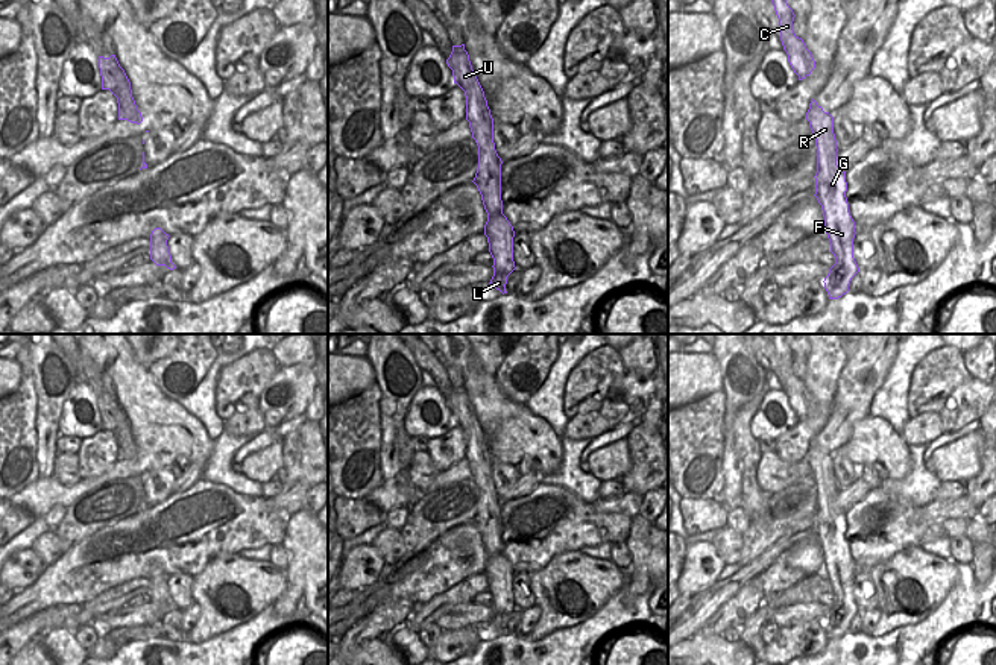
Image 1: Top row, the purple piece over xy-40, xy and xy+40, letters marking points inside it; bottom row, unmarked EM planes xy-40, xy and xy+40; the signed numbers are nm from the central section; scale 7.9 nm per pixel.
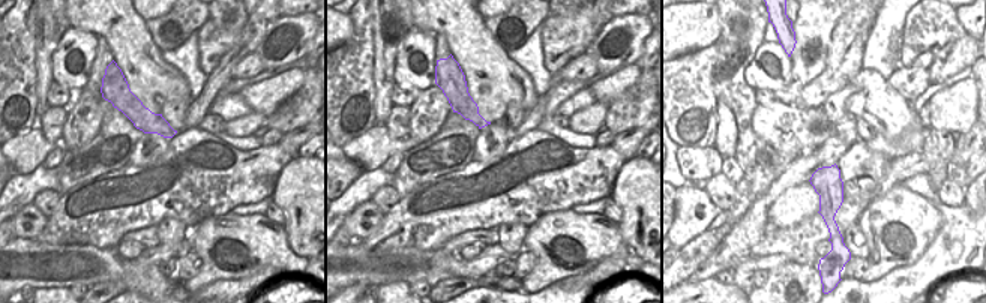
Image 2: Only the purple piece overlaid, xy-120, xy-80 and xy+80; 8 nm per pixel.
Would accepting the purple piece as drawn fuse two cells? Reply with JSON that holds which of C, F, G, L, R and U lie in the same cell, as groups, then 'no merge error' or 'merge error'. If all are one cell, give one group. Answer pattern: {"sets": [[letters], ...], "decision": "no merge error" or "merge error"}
{"sets": [["C", "F", "G", "L", "R"], ["U"]], "decision": "merge error"}

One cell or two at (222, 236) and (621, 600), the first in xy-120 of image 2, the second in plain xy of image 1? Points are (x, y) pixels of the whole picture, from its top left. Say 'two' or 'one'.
two

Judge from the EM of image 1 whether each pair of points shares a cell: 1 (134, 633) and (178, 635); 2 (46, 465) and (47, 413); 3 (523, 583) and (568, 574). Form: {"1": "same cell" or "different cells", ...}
{"1": "same cell", "2": "same cell", "3": "different cells"}

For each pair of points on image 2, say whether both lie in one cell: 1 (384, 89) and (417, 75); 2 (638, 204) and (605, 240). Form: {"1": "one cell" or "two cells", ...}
{"1": "two cells", "2": "two cells"}

